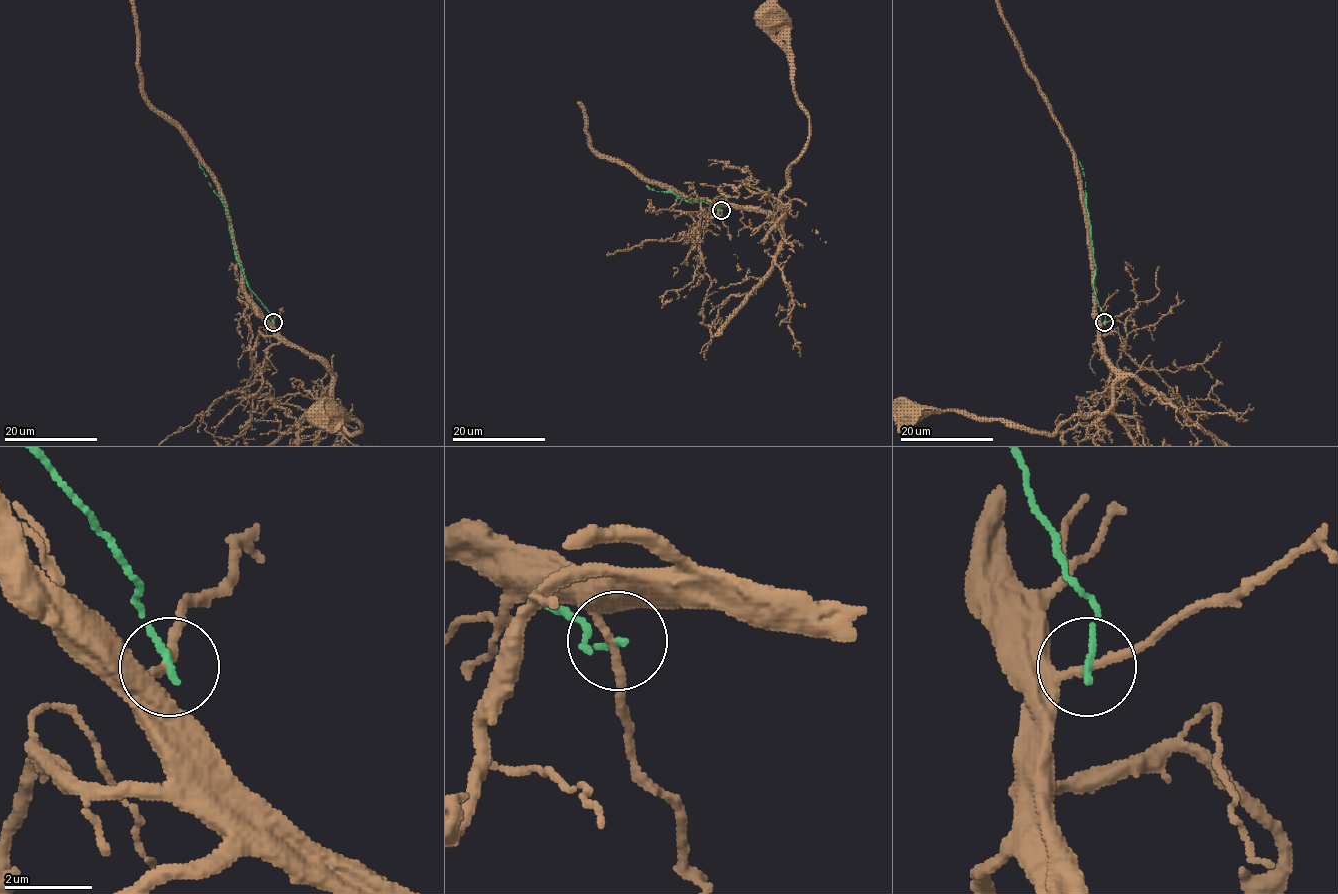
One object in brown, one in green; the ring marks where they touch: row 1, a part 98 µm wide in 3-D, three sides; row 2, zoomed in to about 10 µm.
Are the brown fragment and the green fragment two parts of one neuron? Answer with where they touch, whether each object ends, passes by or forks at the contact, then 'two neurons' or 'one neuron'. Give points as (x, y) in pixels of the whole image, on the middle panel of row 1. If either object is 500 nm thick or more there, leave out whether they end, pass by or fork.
place (721, 210); brown passes by; green ends; two neurons

